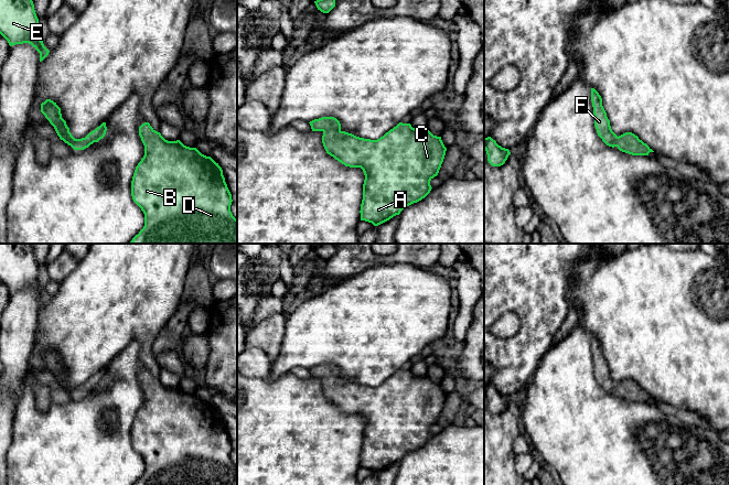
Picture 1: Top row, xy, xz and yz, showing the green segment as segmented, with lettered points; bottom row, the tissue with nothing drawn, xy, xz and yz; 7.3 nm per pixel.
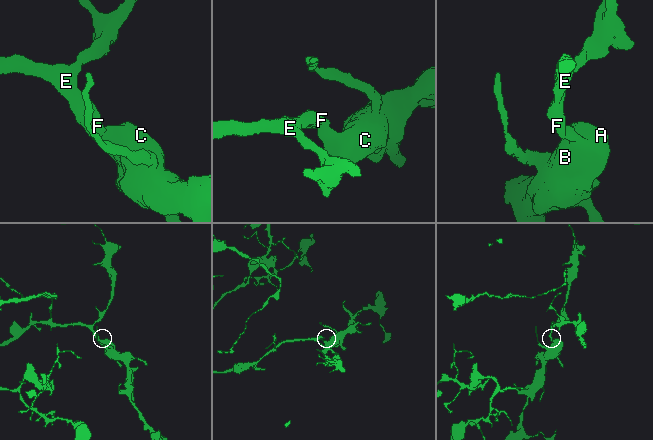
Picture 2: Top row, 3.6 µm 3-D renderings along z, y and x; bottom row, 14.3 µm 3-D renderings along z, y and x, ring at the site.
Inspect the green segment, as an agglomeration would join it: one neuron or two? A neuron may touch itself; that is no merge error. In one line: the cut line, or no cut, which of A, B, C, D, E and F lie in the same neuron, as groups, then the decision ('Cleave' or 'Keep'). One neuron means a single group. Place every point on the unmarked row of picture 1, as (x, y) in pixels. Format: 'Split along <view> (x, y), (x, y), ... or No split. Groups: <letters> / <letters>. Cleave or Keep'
No split. Groups: A B C D E F. Keep

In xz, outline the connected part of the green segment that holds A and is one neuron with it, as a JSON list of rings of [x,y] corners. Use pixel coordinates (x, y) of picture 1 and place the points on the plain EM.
[[[322,364],[309,369],[312,378],[322,378],[322,390],[328,401],[350,414],[361,414],[365,427],[363,431],[363,446],[361,451],[361,467],[378,473],[396,462],[407,453],[425,445],[431,438],[430,428],[438,422],[443,409],[447,395],[441,384],[433,382],[428,376],[418,377],[410,370],[399,369],[377,387],[364,386],[341,377],[340,368],[334,364]]]

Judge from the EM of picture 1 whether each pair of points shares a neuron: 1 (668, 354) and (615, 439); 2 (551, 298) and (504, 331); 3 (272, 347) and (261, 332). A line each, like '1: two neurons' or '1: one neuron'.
1: two neurons
2: two neurons
3: one neuron

